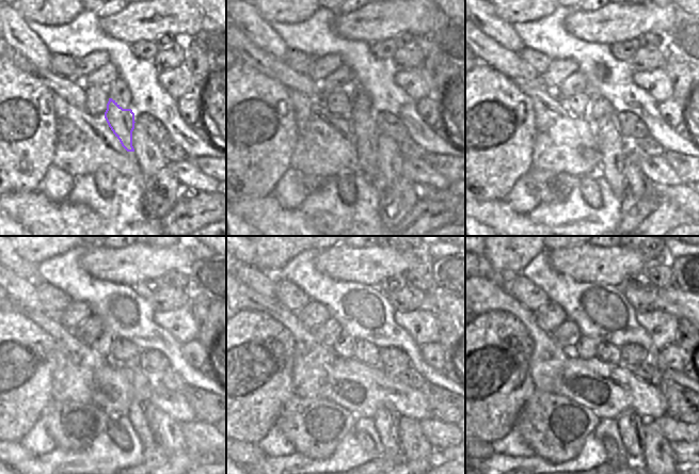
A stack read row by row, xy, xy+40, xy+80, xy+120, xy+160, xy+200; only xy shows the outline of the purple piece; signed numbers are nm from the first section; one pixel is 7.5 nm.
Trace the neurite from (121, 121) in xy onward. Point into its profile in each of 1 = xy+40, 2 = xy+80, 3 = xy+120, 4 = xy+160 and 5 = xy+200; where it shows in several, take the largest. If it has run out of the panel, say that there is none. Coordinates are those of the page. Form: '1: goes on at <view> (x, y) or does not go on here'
1: goes on at xy+40 (363, 123)
2: goes on at xy+80 (613, 146)
3: goes on at xy+120 (141, 412)
4: goes on at xy+160 (386, 420)
5: goes on at xy+200 (631, 425)

